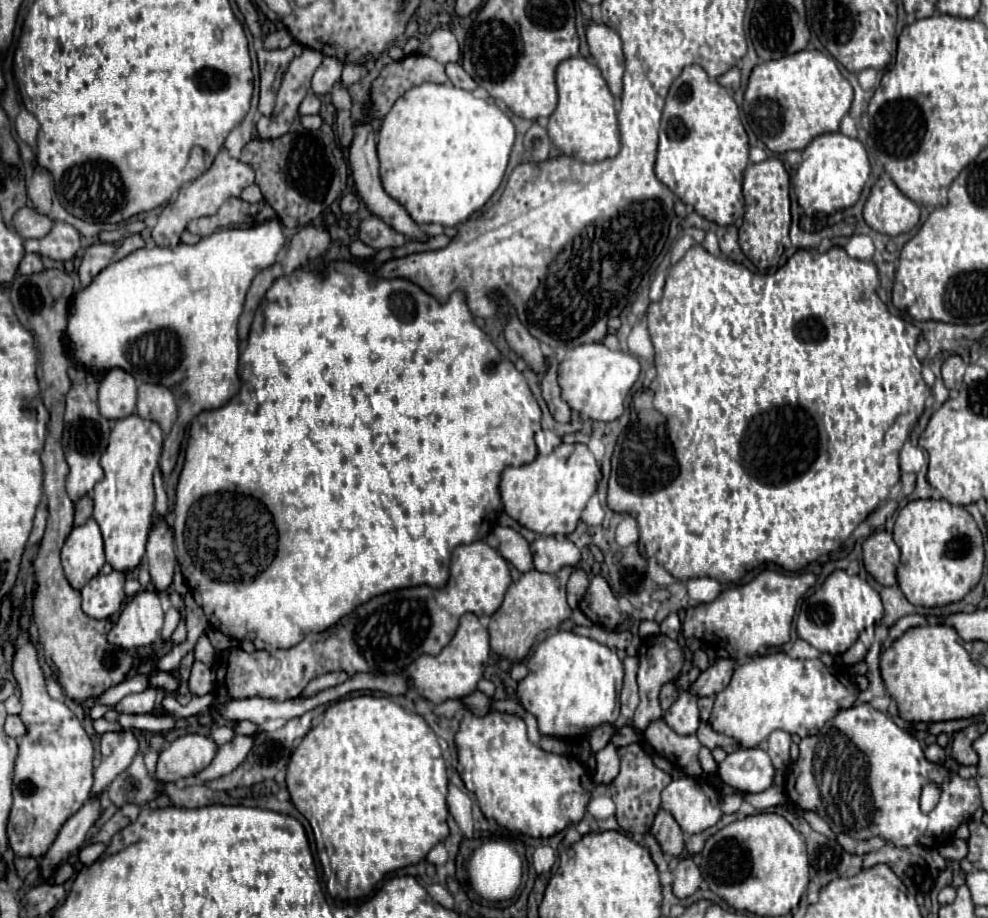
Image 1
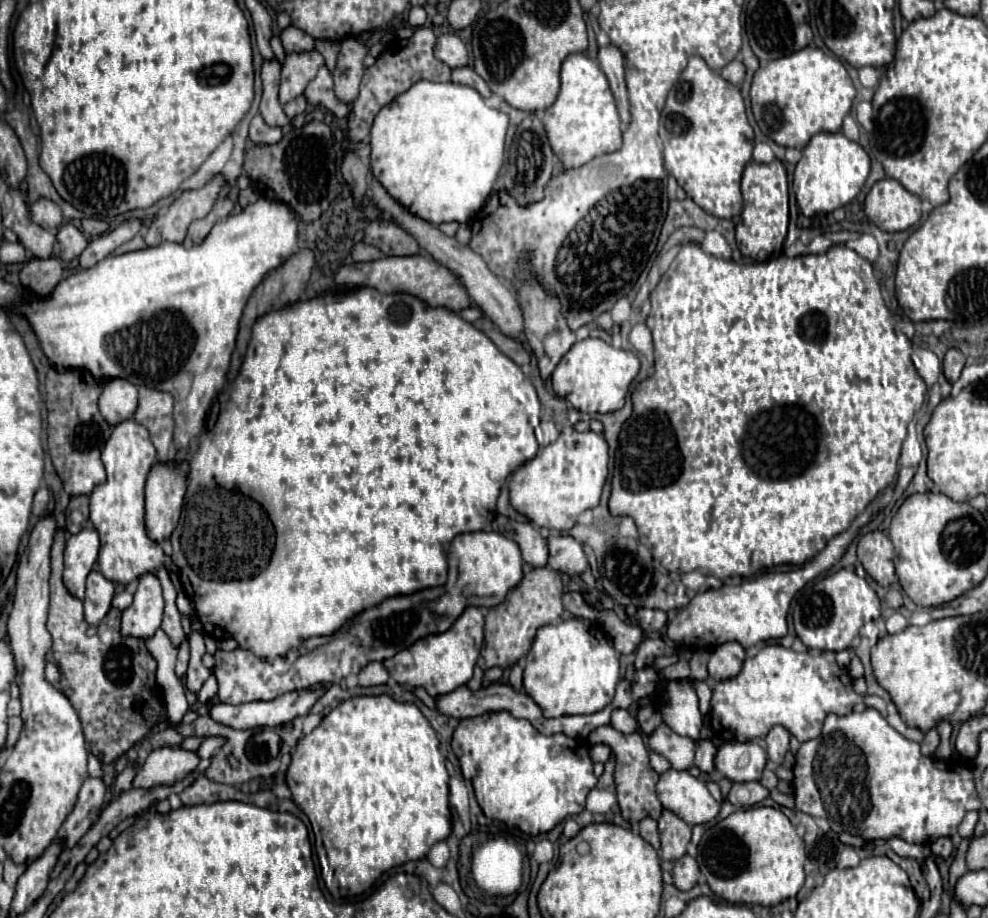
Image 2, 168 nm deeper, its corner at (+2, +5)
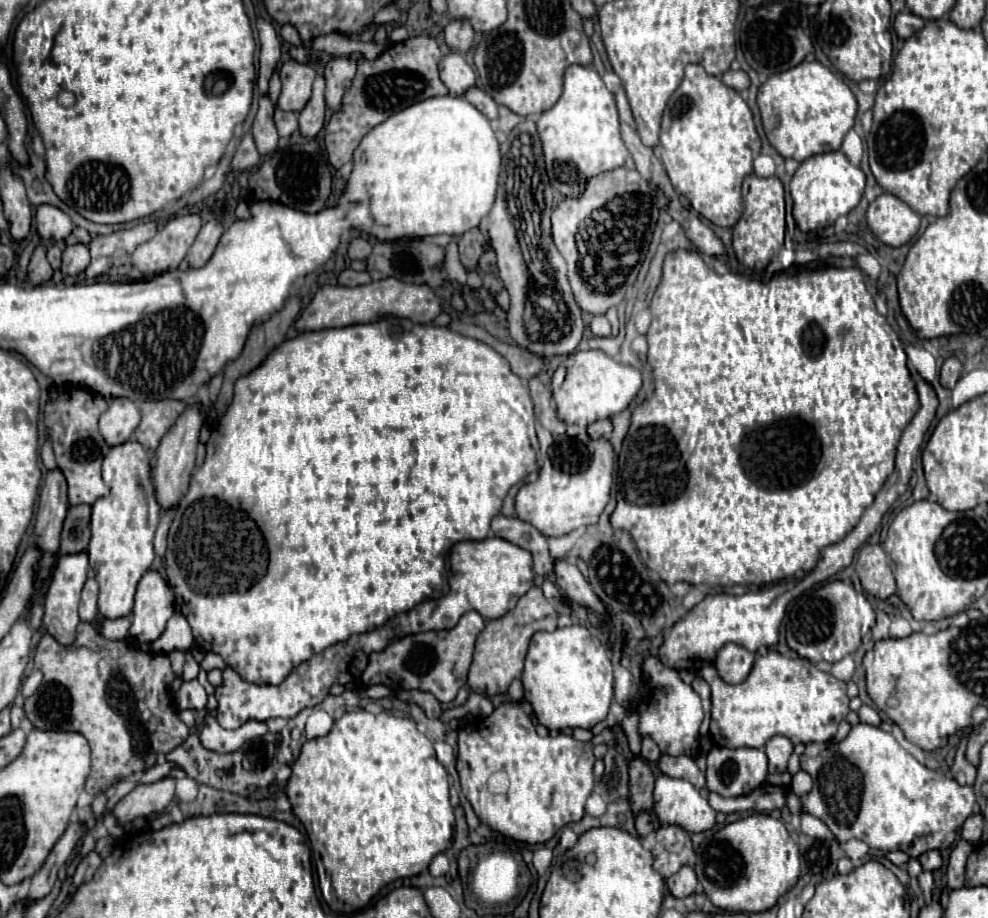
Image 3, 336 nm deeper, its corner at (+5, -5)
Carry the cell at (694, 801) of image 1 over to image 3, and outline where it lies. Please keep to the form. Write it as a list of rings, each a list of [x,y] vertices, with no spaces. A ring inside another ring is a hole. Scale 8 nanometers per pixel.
[[[668,775],[656,777],[654,813],[660,823],[678,825],[688,833],[708,831],[716,823],[716,811],[708,805],[706,797],[692,783]]]

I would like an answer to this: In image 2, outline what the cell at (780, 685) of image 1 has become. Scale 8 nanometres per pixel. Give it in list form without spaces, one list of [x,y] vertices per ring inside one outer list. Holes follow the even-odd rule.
[[[767,645],[759,649],[755,655],[747,657],[741,673],[733,679],[719,681],[713,689],[711,699],[711,727],[715,735],[723,741],[751,741],[757,737],[765,737],[769,729],[775,725],[783,725],[793,737],[797,737],[801,743],[815,739],[821,733],[823,721],[829,713],[835,715],[847,715],[857,705],[863,703],[863,697],[859,697],[853,691],[853,679],[847,671],[835,667],[821,655],[811,653],[797,653],[793,649],[785,649],[783,645]]]

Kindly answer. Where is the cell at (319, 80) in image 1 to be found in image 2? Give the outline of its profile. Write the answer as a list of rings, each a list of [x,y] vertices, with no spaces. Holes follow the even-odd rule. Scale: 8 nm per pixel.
[[[321,67],[317,77],[307,85],[303,95],[305,95],[309,105],[321,105],[321,107],[325,107],[329,111],[335,111],[337,99],[335,99],[335,93],[333,93],[331,71],[327,67]]]

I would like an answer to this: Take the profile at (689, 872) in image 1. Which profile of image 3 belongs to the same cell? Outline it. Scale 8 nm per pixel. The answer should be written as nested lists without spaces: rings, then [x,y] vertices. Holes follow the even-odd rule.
[[[684,865],[680,871],[676,871],[674,875],[670,875],[666,879],[666,885],[670,889],[670,893],[674,897],[688,897],[696,891],[696,885],[698,885],[698,879],[696,879],[696,873],[692,867]]]

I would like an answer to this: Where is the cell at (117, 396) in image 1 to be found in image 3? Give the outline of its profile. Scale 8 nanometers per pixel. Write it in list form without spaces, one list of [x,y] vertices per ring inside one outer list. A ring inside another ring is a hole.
[[[114,397],[110,399],[108,409],[102,413],[100,433],[108,445],[118,445],[132,437],[138,423],[140,423],[140,413],[136,403],[130,399]]]

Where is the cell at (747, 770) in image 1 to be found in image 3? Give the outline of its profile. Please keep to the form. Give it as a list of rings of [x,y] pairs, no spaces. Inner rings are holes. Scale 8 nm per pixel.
[[[716,747],[708,753],[706,787],[722,797],[748,795],[768,777],[768,759],[762,749]]]

